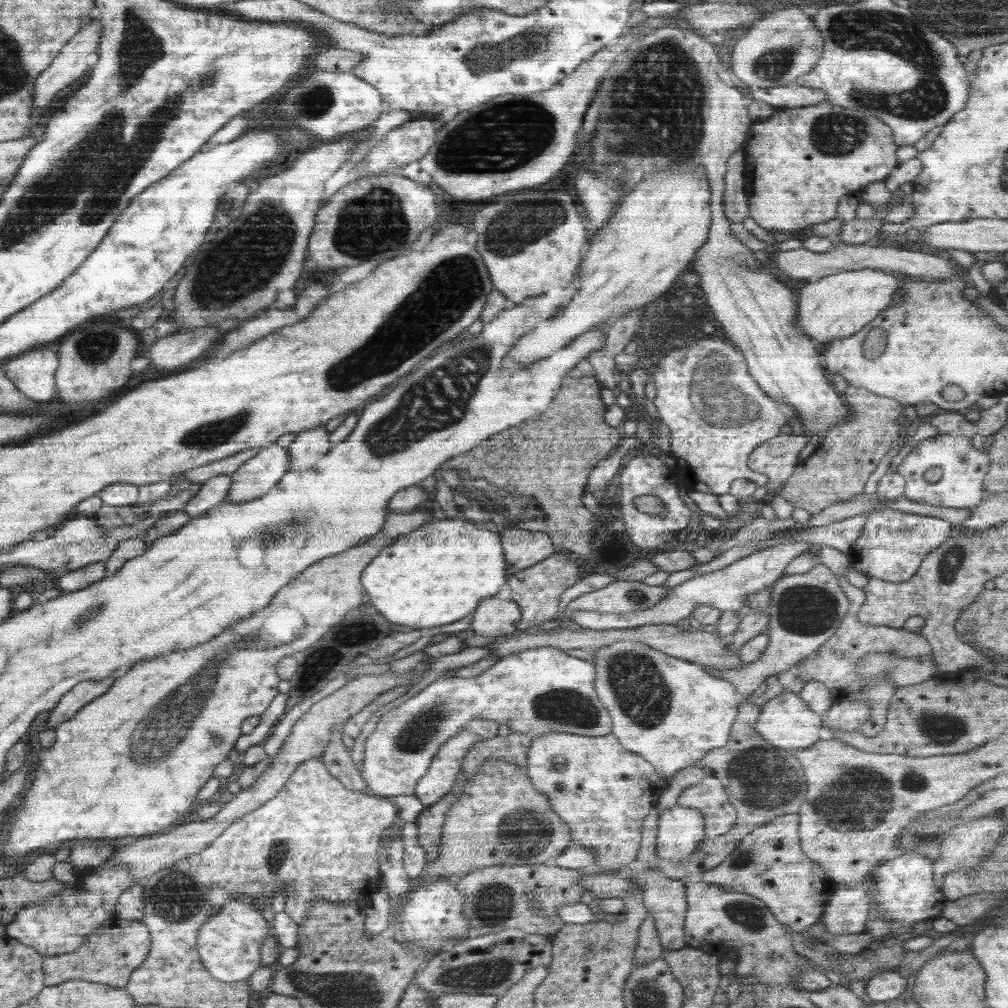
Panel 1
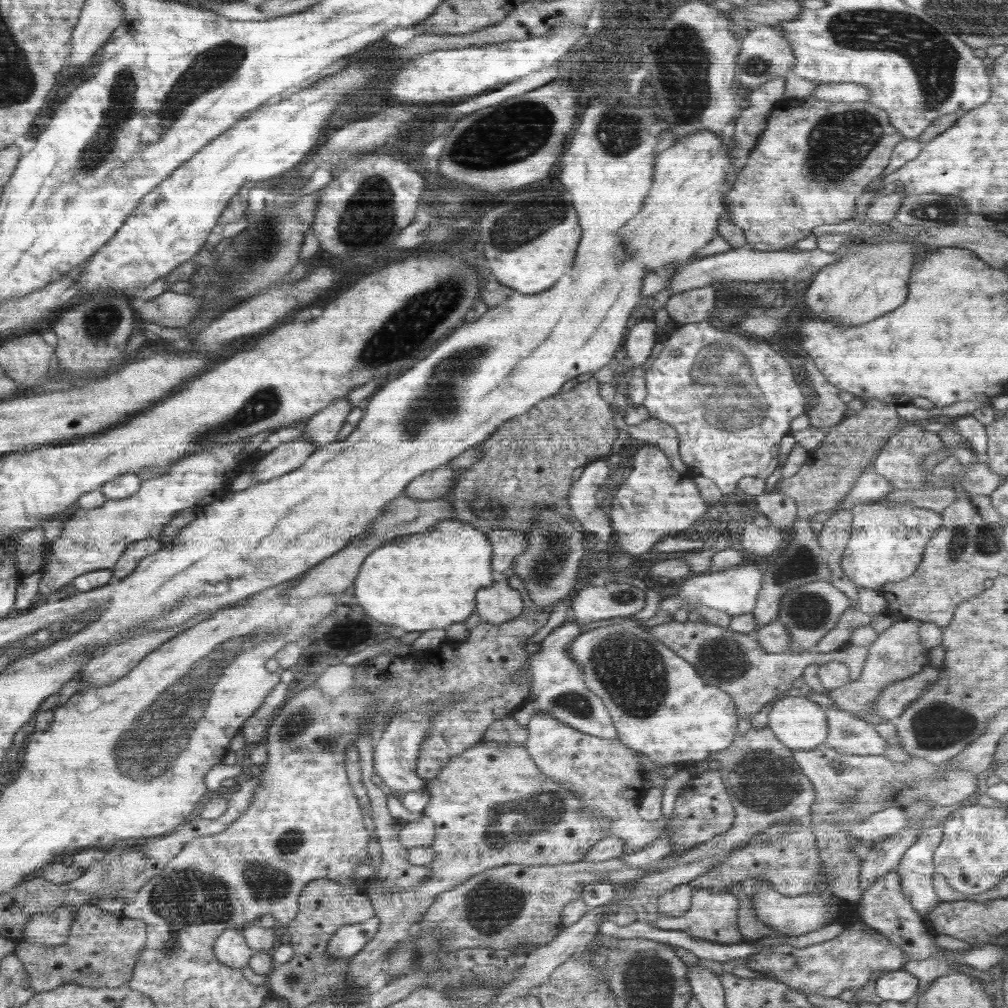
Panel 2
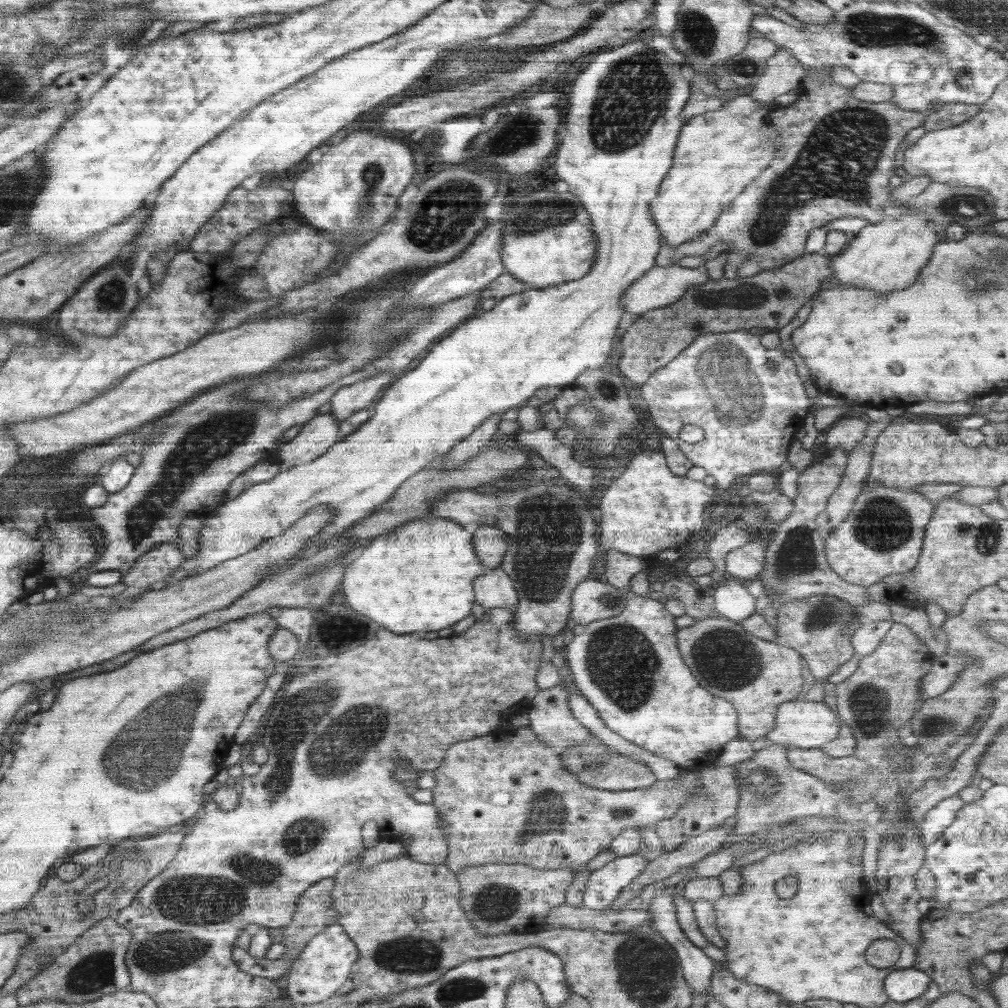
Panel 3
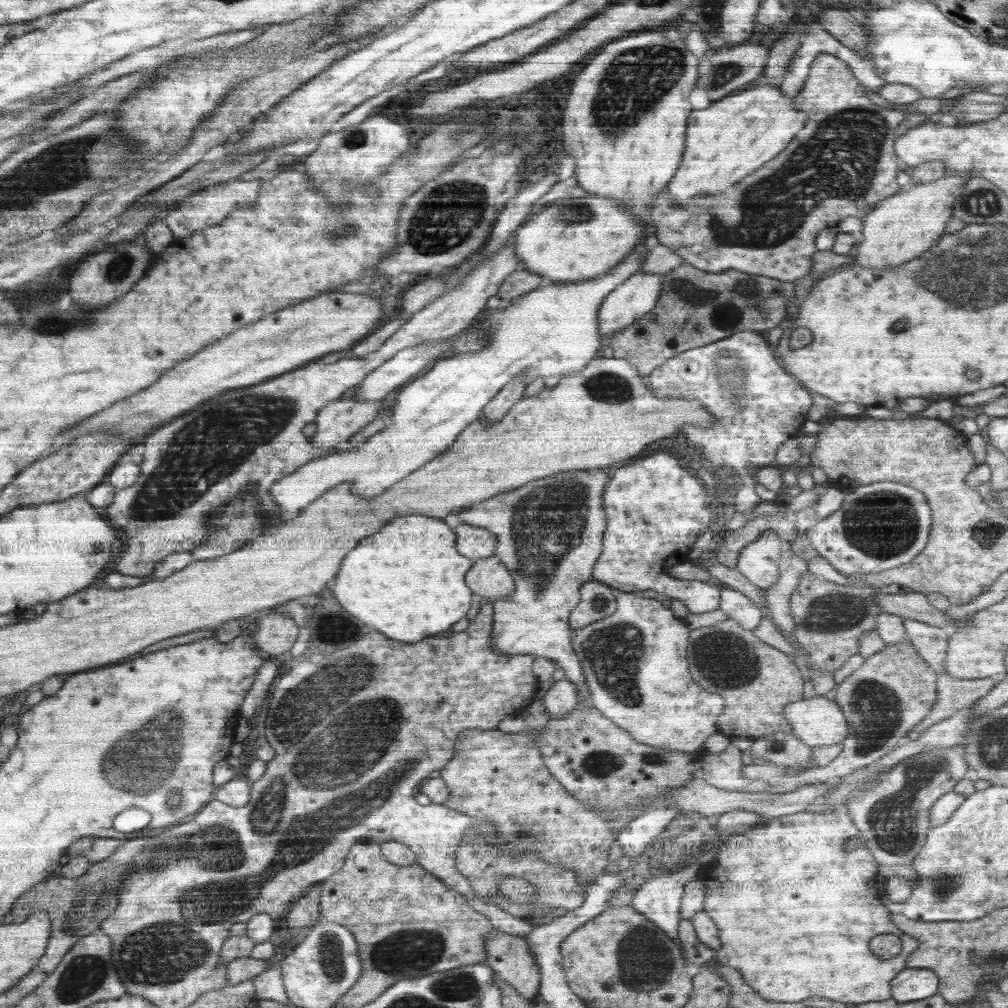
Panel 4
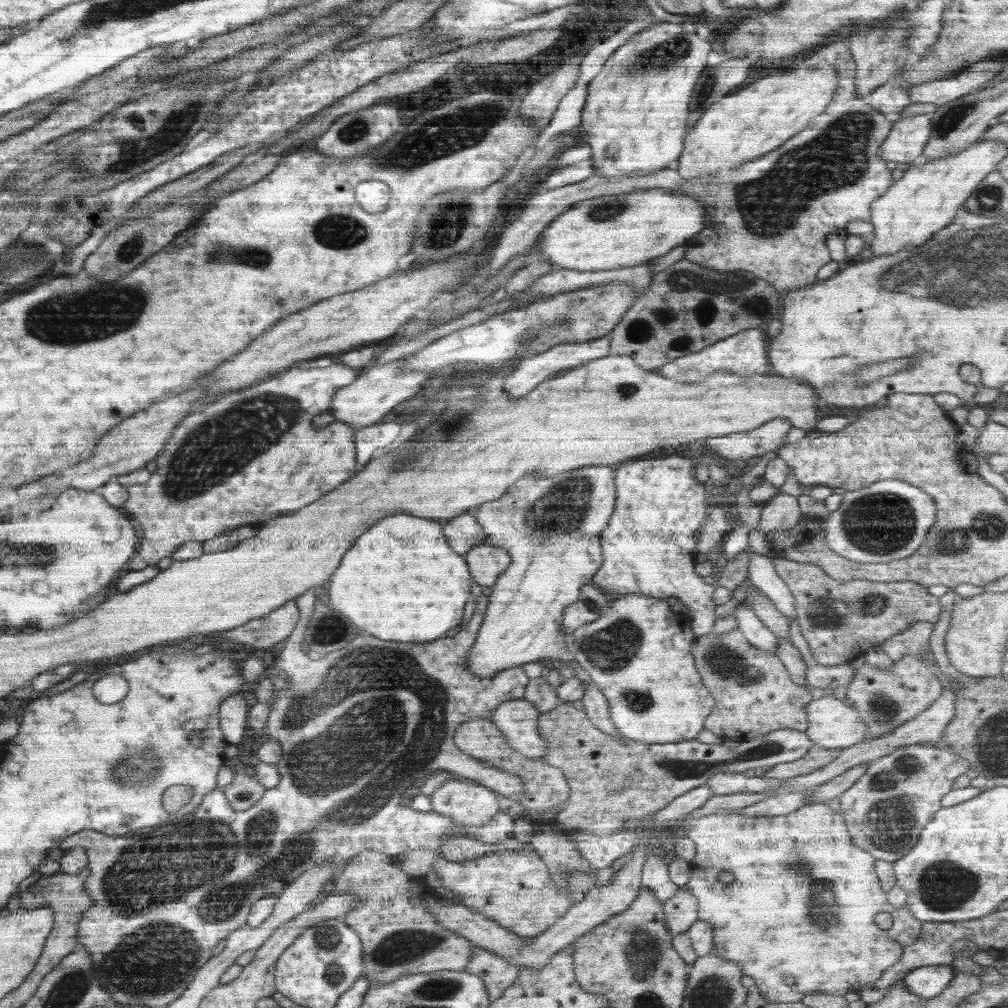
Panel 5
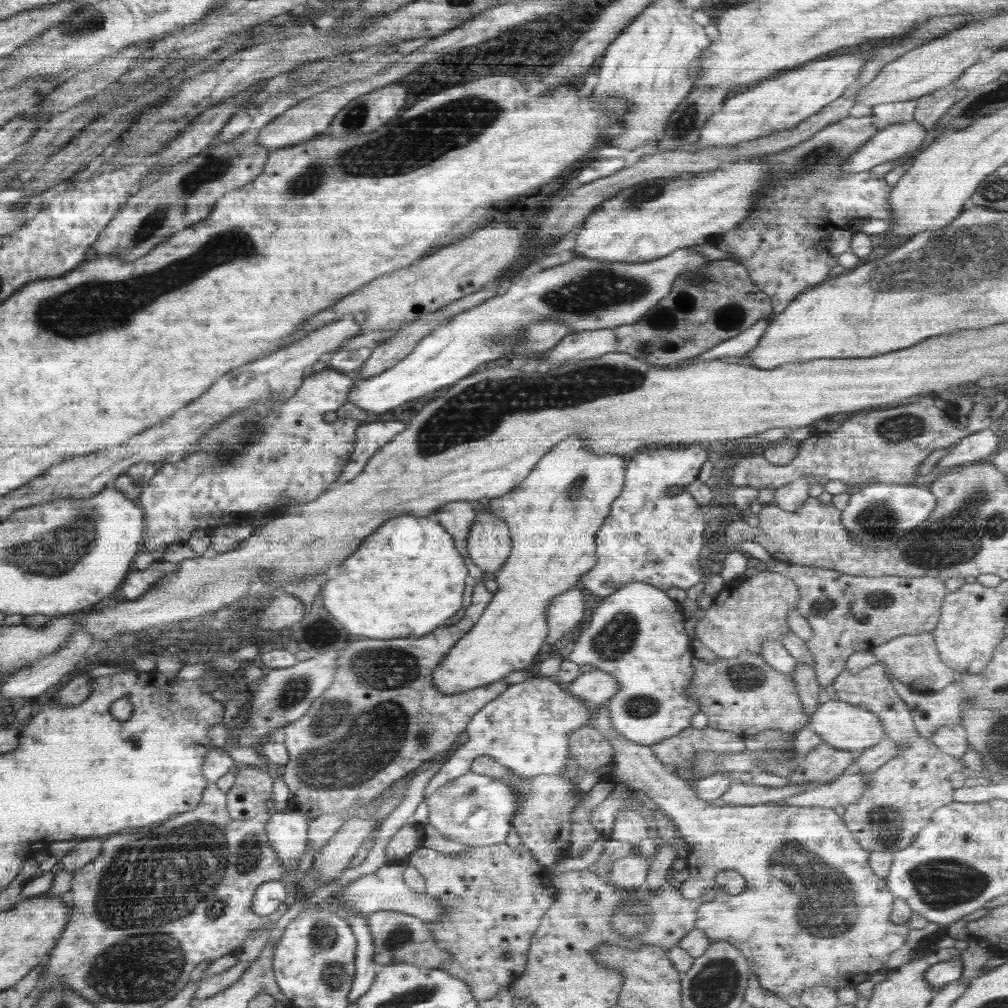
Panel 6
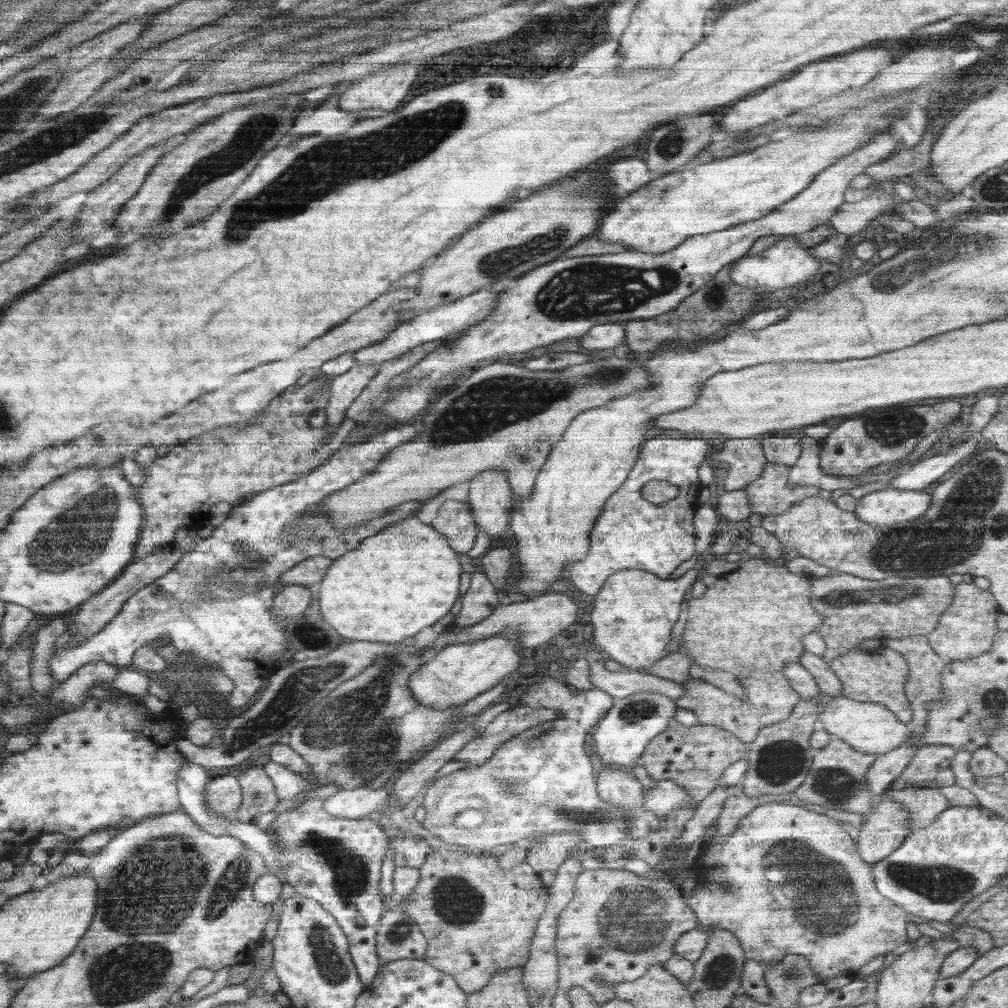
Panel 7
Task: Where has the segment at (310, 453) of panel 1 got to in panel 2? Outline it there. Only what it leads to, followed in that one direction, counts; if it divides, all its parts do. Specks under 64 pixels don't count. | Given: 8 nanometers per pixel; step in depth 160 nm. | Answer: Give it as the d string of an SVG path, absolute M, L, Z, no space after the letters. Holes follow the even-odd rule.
M347 396L339 398L320 413L316 413L305 427L301 428L303 430L301 436L311 440L318 449L333 443L338 440L339 430L343 428L351 410Z

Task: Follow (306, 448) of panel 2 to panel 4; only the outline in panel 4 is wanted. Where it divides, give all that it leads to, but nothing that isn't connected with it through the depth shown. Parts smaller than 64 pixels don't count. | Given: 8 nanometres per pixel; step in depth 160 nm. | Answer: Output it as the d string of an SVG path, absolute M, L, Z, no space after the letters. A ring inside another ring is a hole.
M338 398L324 406L316 418L316 432L310 438L318 448L339 448L347 445L349 438L378 416L382 400L366 402L355 398Z

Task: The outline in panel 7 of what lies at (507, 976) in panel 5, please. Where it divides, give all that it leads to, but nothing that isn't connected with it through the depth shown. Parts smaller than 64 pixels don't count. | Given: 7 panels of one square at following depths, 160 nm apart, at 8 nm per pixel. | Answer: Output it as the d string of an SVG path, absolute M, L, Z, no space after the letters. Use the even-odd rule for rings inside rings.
M432 850L419 868L420 880L413 890L401 899L400 909L414 919L427 939L427 954L423 958L436 970L450 974L467 995L482 991L494 975L508 968L527 965L539 921L550 901L548 886L536 874L530 863L503 869L499 857L483 853Z

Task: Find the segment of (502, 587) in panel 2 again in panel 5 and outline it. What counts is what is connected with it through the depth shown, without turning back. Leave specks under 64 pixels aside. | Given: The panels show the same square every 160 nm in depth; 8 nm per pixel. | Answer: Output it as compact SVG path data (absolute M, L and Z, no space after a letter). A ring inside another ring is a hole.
M487 540L476 544L476 547L467 553L465 558L471 566L472 578L475 578L476 584L481 587L493 587L512 562L508 551L492 546Z

